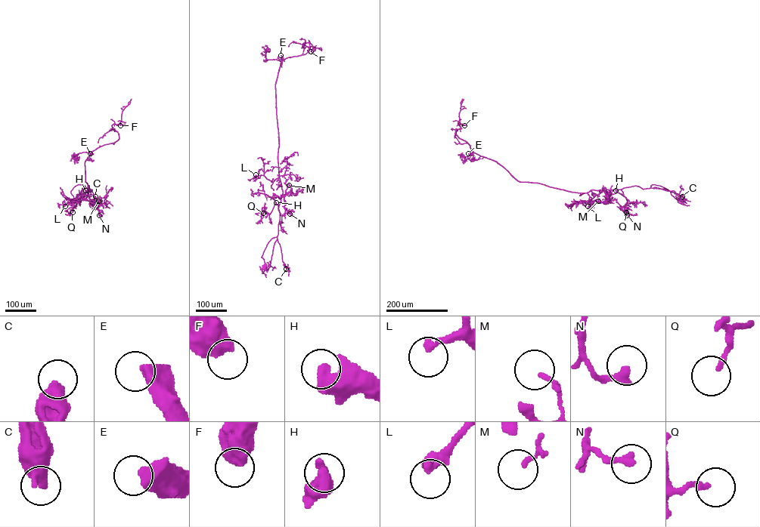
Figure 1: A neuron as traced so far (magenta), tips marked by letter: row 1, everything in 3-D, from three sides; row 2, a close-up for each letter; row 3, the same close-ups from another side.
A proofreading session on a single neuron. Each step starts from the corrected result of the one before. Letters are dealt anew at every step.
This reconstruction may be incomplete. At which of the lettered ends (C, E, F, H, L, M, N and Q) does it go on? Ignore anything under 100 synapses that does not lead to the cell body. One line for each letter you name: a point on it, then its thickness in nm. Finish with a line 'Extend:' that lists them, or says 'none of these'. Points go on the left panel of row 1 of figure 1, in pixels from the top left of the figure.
E: Place: (90, 153). Thickness 600 nm
Extend: E

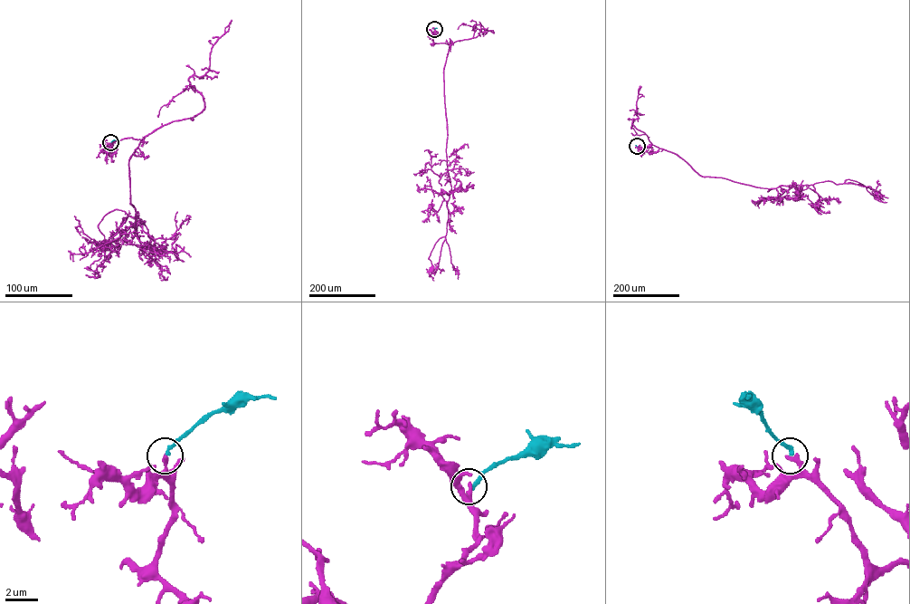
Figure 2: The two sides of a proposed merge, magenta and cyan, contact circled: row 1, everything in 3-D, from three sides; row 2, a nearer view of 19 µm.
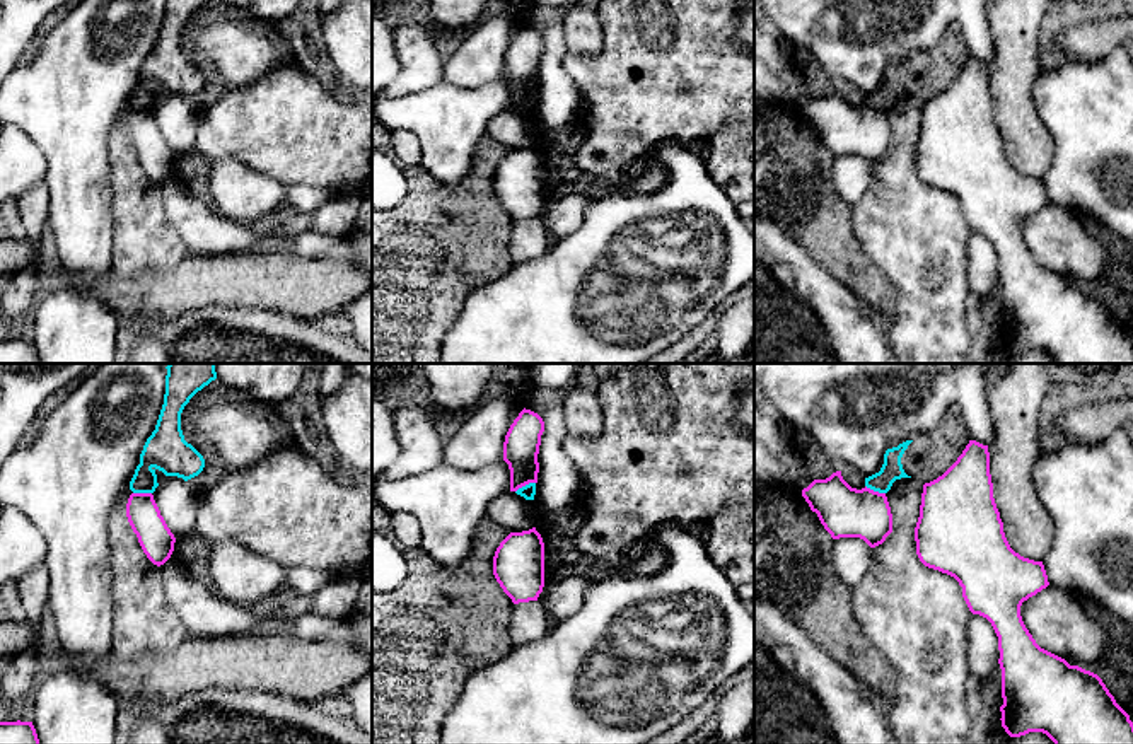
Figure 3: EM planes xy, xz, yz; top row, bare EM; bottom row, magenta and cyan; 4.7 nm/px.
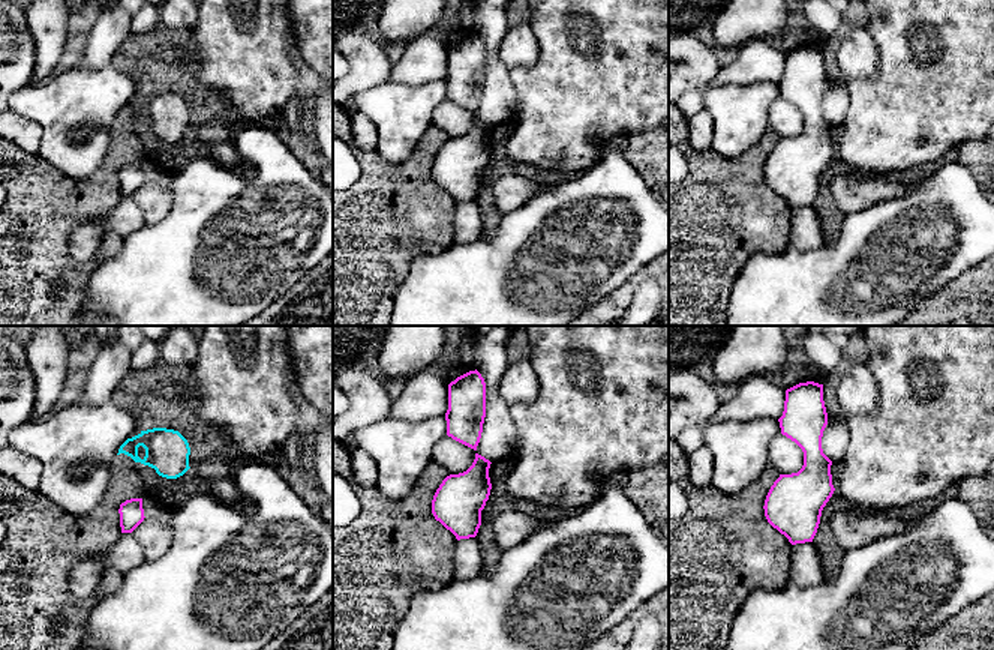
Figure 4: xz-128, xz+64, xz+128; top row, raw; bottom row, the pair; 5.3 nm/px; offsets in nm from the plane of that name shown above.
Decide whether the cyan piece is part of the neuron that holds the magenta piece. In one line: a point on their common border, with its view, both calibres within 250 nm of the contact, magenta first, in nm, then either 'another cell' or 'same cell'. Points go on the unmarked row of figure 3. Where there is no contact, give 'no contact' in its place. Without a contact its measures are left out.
xz (524, 103) | 170/70 nm | another cell

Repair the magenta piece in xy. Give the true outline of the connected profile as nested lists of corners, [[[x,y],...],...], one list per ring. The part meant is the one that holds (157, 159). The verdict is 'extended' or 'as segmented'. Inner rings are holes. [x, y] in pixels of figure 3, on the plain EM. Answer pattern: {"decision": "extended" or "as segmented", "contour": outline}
{"decision": "as segmented", "contour": [[[131,111],[126,135],[147,176],[160,184],[172,169],[176,155],[167,145],[152,111]]]}

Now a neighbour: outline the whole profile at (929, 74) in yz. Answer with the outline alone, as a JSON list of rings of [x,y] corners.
[[[954,24],[933,49],[887,67],[880,89],[865,96],[865,104],[887,111],[892,101],[901,96],[930,101],[957,78],[969,58],[962,31]]]

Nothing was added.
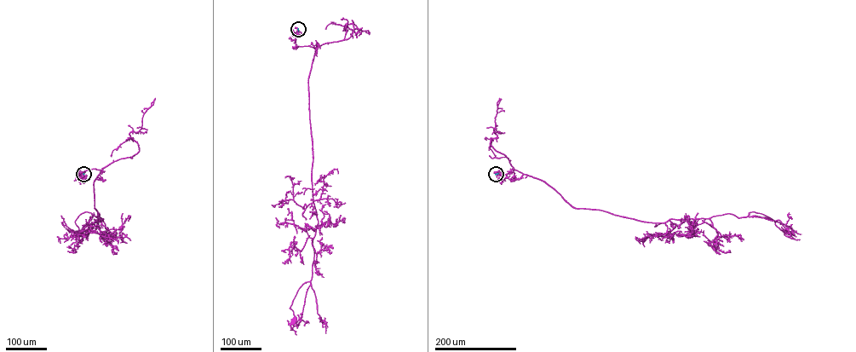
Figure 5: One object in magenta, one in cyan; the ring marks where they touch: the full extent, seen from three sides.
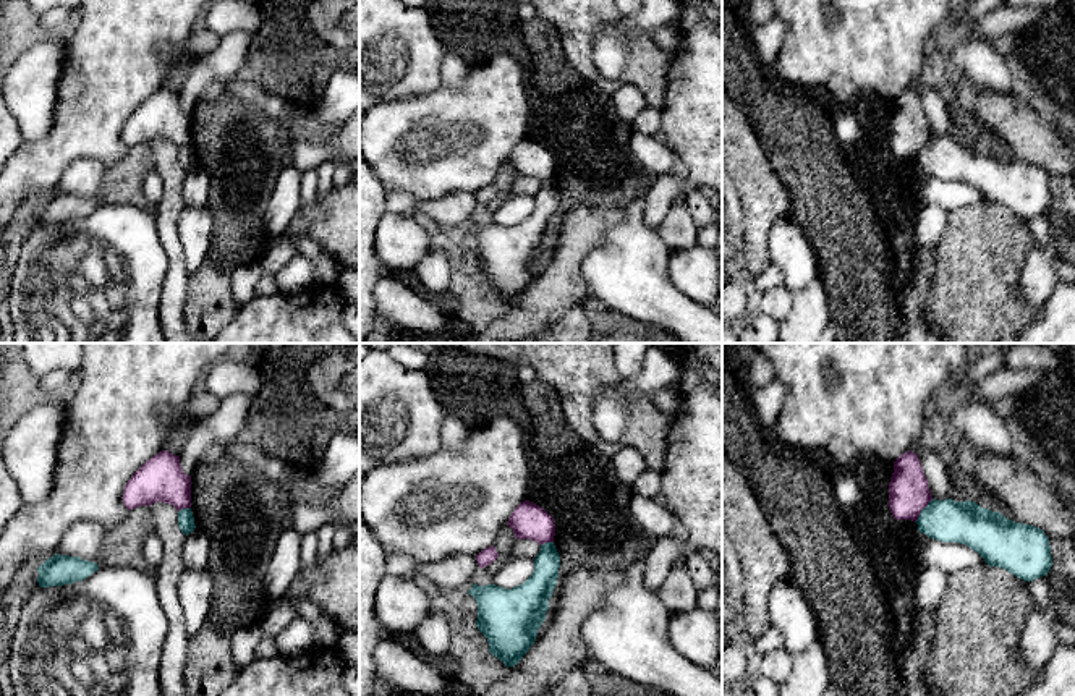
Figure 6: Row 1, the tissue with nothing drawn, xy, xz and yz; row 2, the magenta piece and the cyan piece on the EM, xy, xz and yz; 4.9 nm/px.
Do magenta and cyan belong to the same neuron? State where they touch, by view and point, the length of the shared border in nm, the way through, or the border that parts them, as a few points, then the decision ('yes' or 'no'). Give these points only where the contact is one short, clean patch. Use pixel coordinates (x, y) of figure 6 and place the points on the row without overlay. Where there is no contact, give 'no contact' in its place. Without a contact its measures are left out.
yz (922, 146) | 140 nm | along yz (933, 136), (915, 157) | no

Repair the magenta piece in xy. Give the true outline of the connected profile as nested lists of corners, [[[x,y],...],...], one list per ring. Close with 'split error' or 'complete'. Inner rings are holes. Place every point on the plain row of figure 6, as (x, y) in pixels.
[[[162,87],[131,113],[121,136],[128,147],[155,139],[170,141],[178,149],[191,146],[191,113],[183,110],[180,94]]]; complete

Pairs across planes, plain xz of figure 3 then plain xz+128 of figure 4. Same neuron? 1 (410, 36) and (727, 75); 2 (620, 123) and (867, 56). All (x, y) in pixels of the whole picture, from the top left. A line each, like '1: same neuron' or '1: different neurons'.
1: different neurons
2: different neurons

